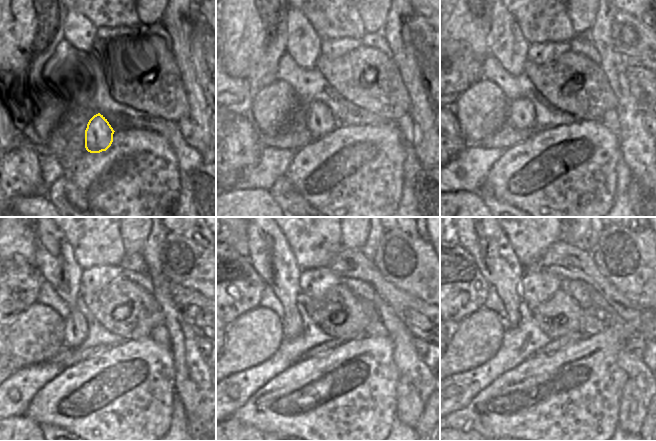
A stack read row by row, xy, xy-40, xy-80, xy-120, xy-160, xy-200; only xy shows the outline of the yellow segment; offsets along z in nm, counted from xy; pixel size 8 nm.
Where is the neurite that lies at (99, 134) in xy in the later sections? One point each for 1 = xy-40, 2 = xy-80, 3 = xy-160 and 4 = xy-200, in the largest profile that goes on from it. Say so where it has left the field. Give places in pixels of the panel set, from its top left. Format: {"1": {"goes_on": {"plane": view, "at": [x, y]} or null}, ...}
{"1": {"goes_on": {"plane": "xy-40", "at": [320, 121]}}, "2": {"goes_on": {"plane": "xy-80", "at": [522, 110]}}, "3": {"goes_on": {"plane": "xy-160", "at": [270, 254]}}, "4": {"goes_on": {"plane": "xy-200", "at": [483, 237]}}}

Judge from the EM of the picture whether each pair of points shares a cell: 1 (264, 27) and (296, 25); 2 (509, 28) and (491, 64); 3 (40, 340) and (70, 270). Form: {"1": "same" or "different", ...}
{"1": "different", "2": "different", "3": "different"}

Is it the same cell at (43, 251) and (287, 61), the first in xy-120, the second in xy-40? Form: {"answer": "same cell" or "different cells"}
{"answer": "different cells"}

